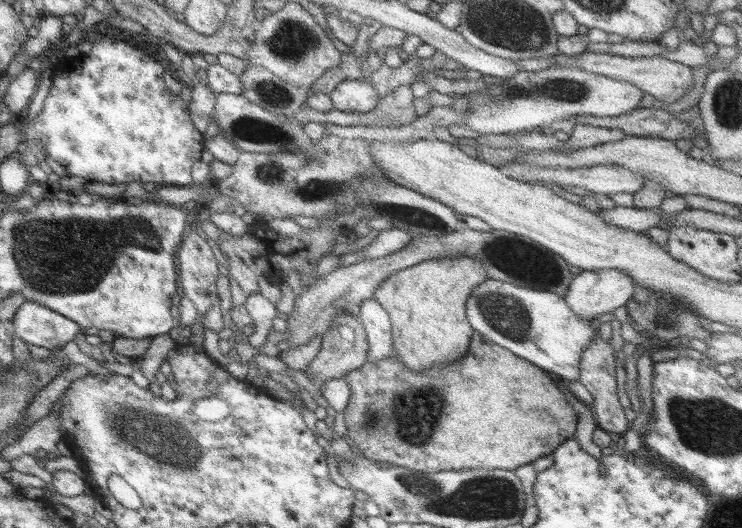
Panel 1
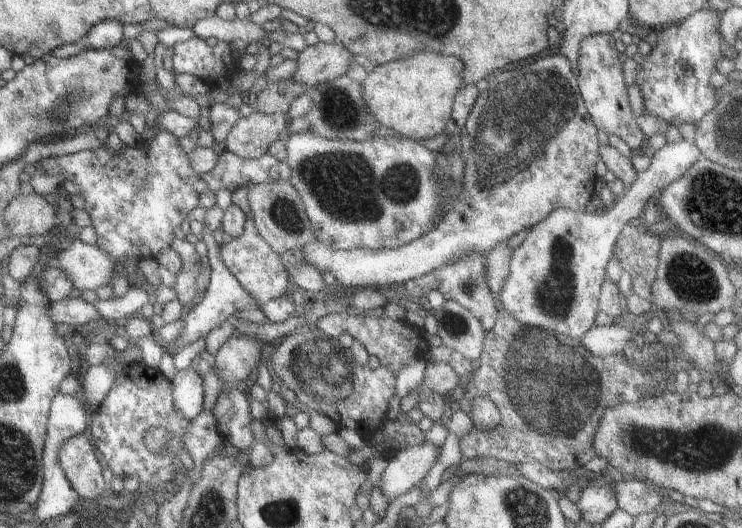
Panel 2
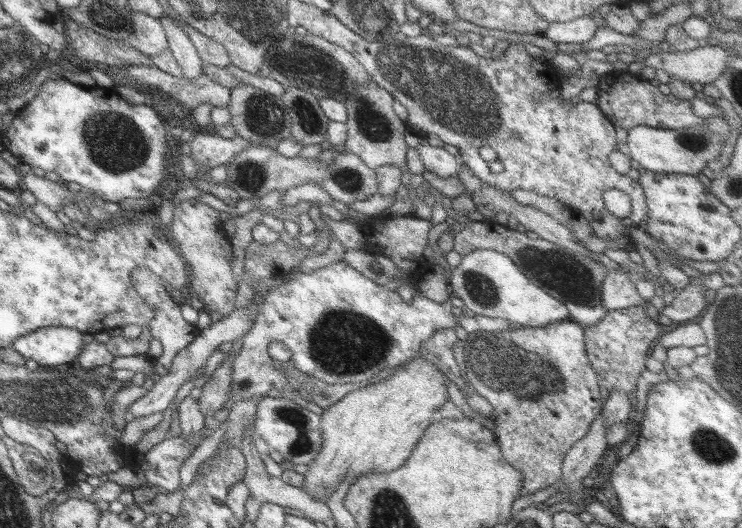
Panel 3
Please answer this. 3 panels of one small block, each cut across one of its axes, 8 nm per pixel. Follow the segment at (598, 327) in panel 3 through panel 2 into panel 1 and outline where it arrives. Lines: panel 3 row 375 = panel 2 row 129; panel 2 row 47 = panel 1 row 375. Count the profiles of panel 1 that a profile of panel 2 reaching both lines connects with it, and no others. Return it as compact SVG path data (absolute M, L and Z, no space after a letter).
M597 333L594 342L588 348L584 348L581 353L579 378L577 379L579 384L582 384L593 397L590 408L596 418L598 429L611 433L614 438L626 433L631 427L631 423L624 414L624 407L620 406L620 401L618 401L615 354L610 342L604 341Z

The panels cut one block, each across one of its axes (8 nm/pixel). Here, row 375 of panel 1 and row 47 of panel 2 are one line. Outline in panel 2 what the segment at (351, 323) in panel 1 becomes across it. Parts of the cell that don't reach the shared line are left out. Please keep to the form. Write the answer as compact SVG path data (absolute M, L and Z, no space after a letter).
M318 42L299 52L297 67L290 78L296 84L304 84L308 90L334 80L345 74L350 66L352 54L340 43Z

